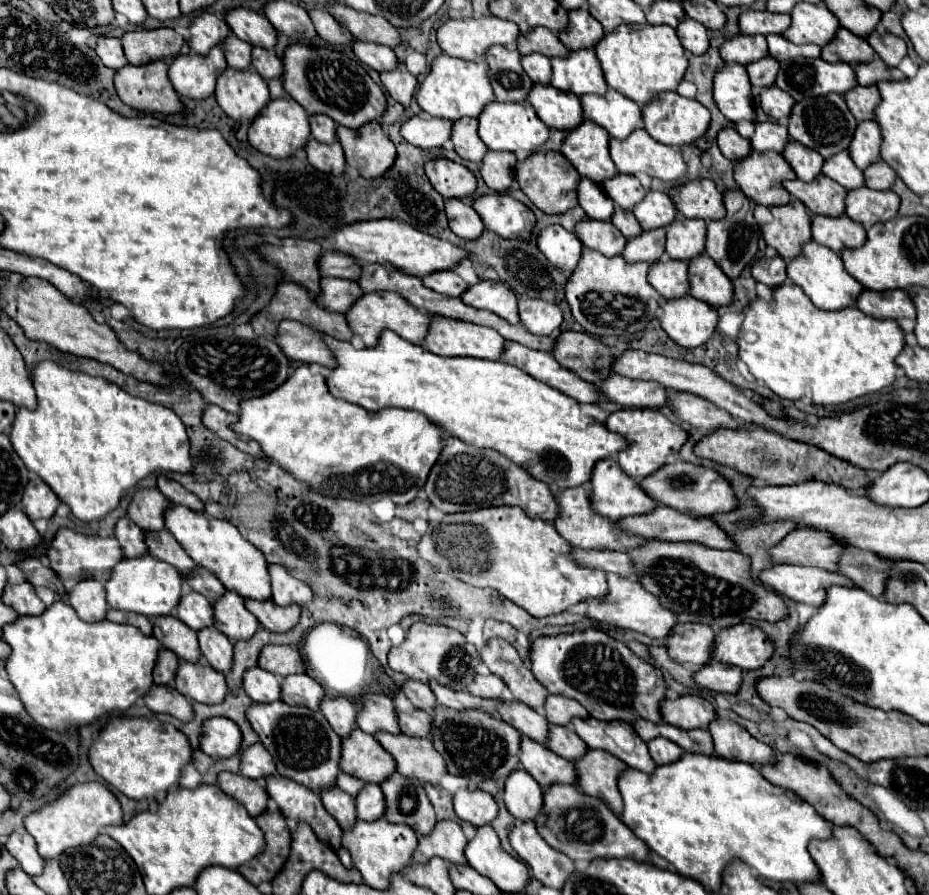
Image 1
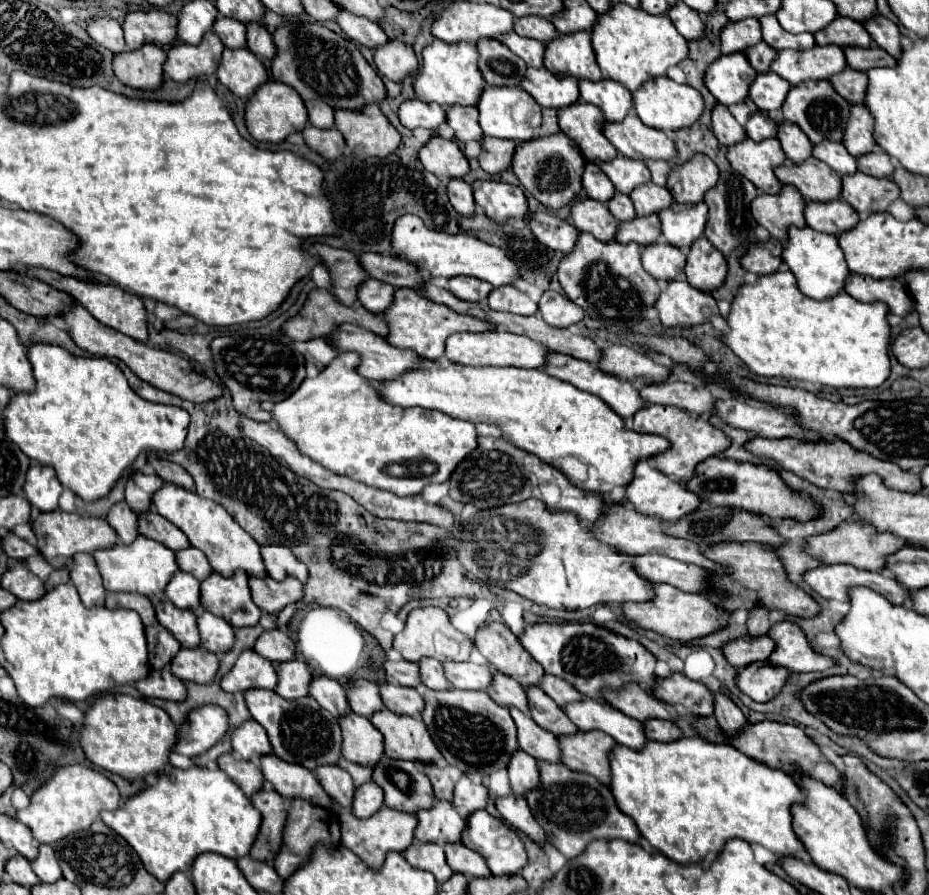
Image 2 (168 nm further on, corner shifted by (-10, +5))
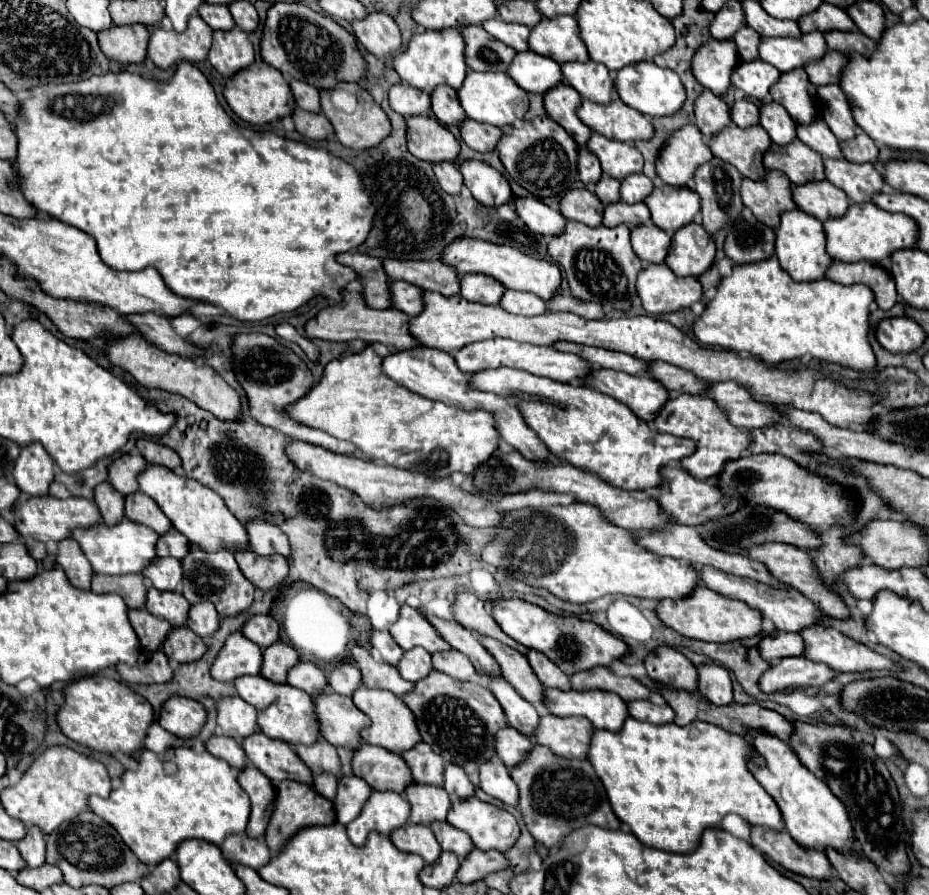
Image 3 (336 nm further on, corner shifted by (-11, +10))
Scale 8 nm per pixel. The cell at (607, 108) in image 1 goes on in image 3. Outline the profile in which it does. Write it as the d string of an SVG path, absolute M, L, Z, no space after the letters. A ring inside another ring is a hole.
M595 61L563 63L563 79L579 91L583 99L595 103L609 103L615 97L615 85L609 69Z

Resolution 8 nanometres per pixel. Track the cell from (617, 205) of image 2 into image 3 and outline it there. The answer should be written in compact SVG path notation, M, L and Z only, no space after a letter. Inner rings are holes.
M603 175L597 183L595 183L595 195L601 199L601 203L613 203L619 201L619 181L615 181L613 177Z

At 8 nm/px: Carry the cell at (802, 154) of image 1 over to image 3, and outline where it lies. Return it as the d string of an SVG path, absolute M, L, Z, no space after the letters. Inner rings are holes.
M775 101L763 103L759 109L761 109L759 125L767 131L767 135L771 137L773 143L787 145L797 137L797 133L795 133L797 123L789 117L789 113L779 103L775 103Z

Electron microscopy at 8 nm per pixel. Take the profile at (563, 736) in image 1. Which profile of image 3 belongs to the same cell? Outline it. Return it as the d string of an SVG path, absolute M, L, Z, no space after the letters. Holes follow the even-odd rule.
M481 637L479 641L499 663L503 677L517 689L517 693L521 693L523 699L539 707L539 701L543 701L543 685L539 685L539 679L535 677L531 665L527 665L527 657L517 649L491 637Z

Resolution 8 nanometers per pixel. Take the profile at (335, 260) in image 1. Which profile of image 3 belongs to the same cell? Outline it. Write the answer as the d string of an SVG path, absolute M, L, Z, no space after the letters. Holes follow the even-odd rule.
M387 259L383 267L393 281L407 281L423 291L437 291L441 295L459 295L459 273L443 261L399 261Z

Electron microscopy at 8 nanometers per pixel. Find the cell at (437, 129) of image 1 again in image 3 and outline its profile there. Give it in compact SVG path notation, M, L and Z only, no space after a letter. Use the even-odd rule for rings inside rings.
M393 85L389 89L389 105L403 117L431 113L431 97L425 91L407 85Z

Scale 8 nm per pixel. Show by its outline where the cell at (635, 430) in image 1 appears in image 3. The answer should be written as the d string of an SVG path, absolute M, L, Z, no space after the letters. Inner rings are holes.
M681 395L677 399L667 401L667 405L659 411L659 417L653 421L659 433L669 433L675 437L689 437L695 441L697 449L691 457L681 461L681 467L687 469L695 479L719 477L723 473L725 463L741 457L743 451L751 445L751 433L731 425L727 415L719 409L715 399L705 395Z

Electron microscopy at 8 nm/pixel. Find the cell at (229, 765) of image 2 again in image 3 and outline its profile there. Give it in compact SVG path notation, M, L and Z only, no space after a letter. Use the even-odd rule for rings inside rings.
M213 735L213 737L209 737L205 747L211 755L225 759L231 765L231 769L235 769L235 771L241 771L245 767L247 757L245 757L241 745L235 739L223 737L223 735Z

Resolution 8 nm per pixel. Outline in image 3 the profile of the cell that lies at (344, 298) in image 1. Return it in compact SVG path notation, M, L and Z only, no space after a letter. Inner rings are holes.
M395 281L391 287L393 293L393 307L415 317L415 313L423 311L423 291L407 281Z

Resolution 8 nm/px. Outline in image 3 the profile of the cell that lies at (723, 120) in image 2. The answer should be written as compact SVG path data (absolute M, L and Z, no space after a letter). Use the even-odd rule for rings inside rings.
M705 89L695 99L693 109L695 109L695 125L699 127L699 131L705 137L711 137L713 133L721 131L723 127L731 123L727 103L721 97L717 97L715 93L711 93L709 89Z

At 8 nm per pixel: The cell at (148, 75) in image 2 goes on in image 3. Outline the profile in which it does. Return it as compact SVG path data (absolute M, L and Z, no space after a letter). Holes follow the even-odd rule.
M111 25L103 33L97 33L103 53L119 63L141 63L147 57L149 31L143 25Z

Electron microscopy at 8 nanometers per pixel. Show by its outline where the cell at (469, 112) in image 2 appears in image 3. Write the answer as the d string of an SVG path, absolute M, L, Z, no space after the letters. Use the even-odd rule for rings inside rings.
M439 85L439 89L431 91L431 109L443 125L459 125L465 119L455 89L447 85Z

